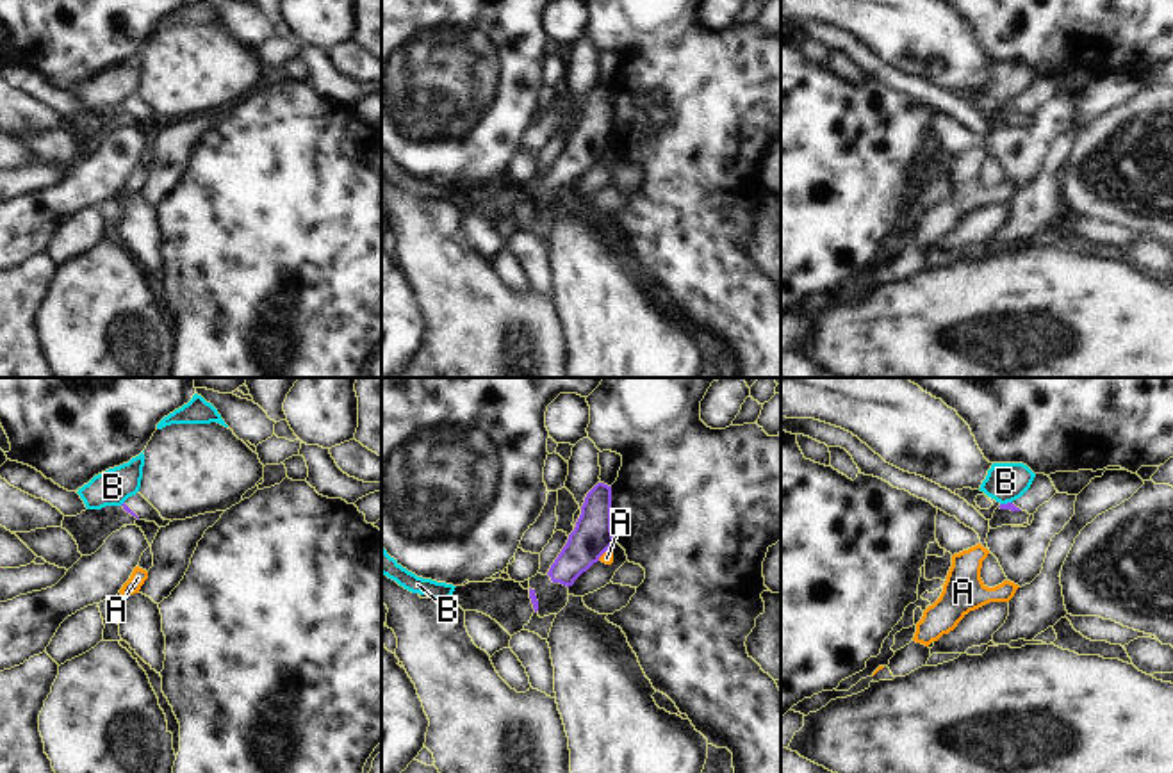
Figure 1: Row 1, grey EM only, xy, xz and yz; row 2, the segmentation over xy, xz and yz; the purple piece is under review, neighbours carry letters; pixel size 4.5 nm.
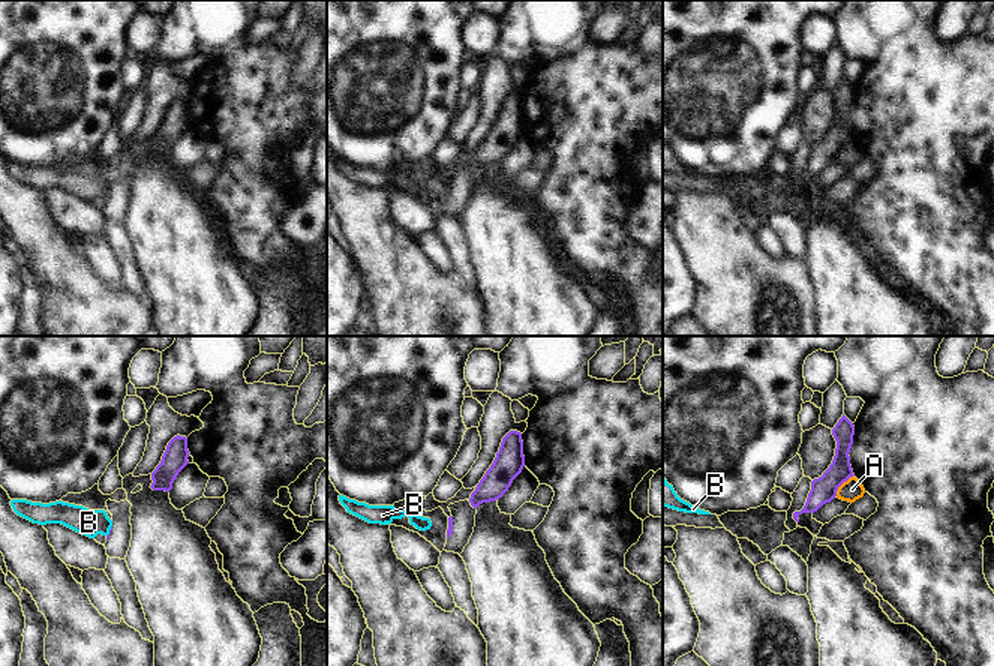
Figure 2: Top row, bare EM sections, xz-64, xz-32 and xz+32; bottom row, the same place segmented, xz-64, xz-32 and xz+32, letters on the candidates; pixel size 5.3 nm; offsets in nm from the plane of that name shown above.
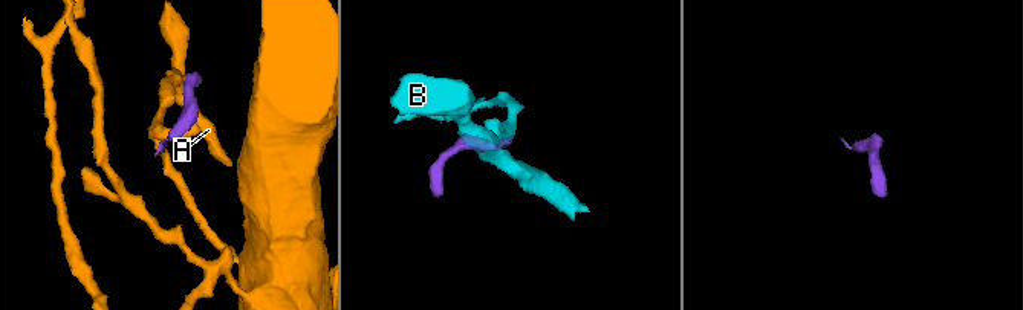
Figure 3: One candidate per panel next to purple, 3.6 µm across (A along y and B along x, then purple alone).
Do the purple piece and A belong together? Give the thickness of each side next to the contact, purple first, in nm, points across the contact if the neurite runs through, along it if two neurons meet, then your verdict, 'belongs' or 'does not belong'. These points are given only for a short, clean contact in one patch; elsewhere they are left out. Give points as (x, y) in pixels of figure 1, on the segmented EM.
calibres 180 and 50 nm; border xz (608, 547), (598, 560); does not belong

